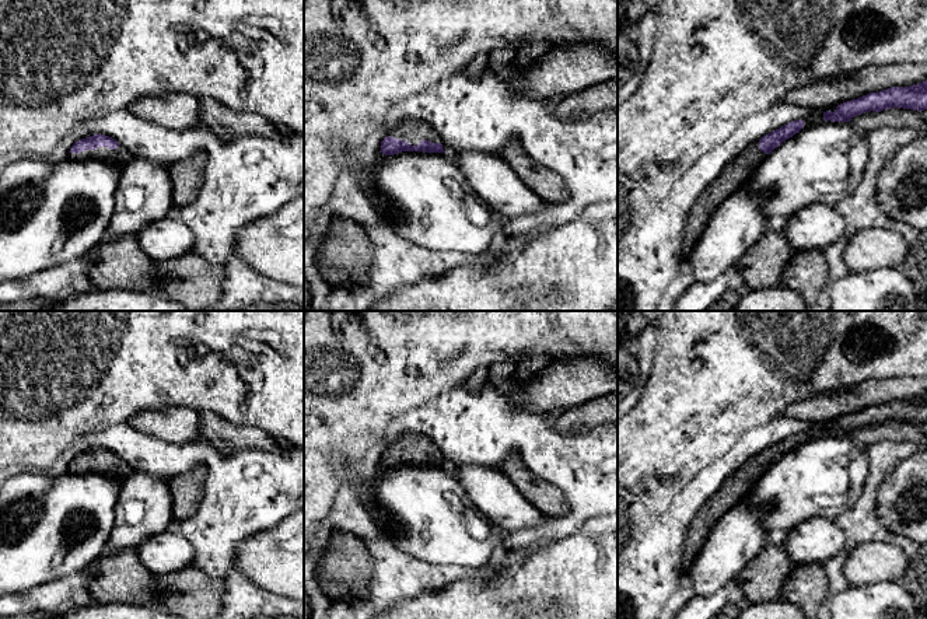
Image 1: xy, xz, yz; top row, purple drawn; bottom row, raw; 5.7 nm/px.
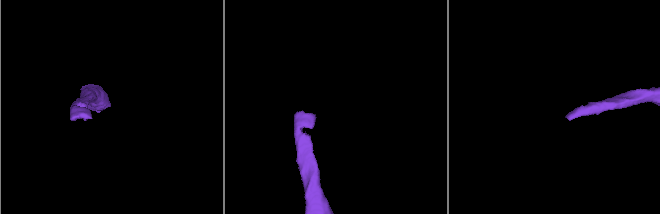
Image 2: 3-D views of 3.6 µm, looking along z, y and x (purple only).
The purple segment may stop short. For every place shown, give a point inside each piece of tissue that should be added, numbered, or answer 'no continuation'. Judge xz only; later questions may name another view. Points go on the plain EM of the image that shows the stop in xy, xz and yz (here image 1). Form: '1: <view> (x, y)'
1: xz (413, 444)

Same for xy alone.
1: xy (119, 469)

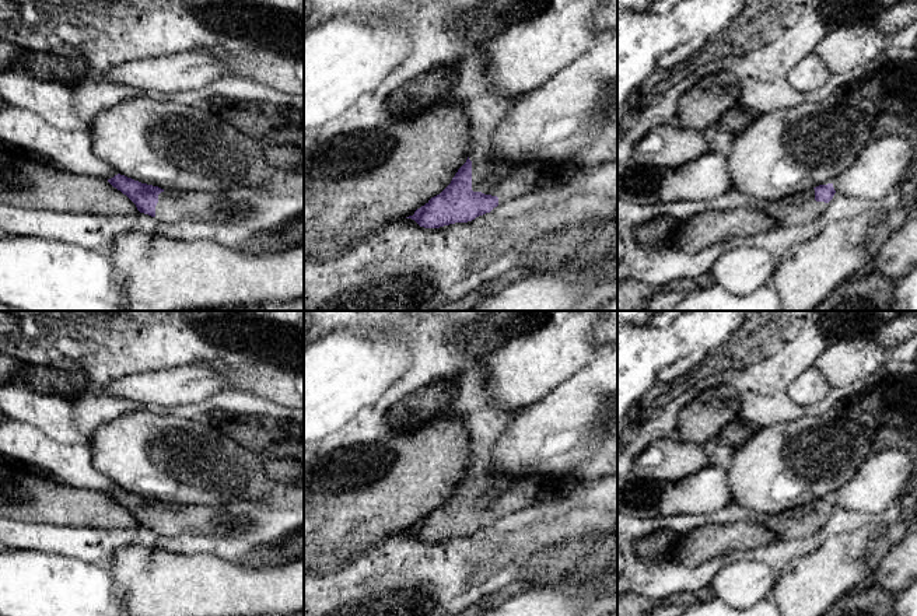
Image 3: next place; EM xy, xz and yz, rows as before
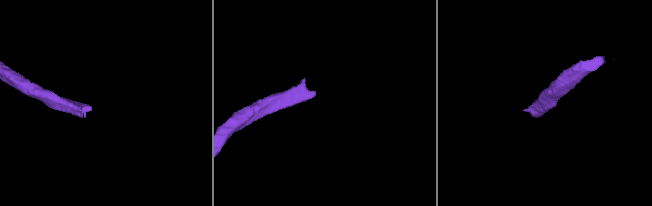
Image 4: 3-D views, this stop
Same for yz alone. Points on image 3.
1: yz (797, 522)

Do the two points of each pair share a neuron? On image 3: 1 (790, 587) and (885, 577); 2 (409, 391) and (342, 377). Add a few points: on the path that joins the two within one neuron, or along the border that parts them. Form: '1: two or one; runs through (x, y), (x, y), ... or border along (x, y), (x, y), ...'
1: two; border along (889, 552), (868, 580)
2: two; border along (391, 385), (374, 402)

